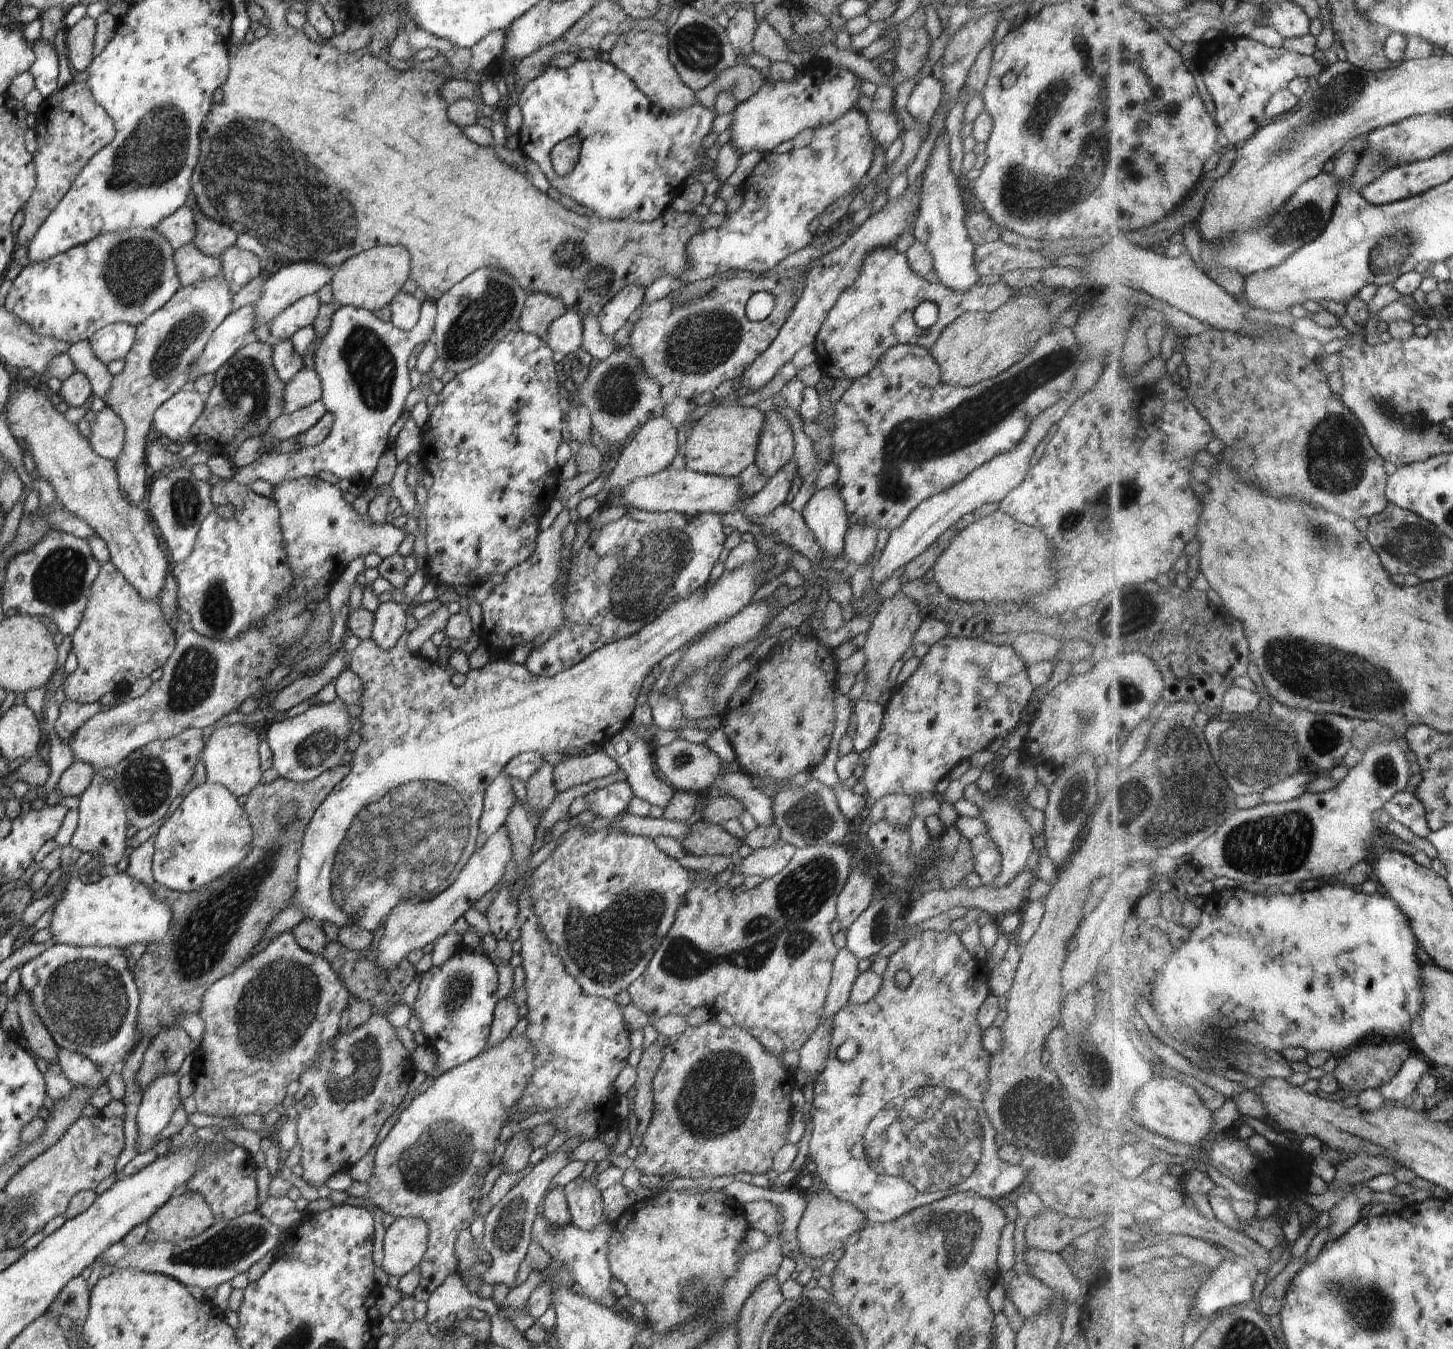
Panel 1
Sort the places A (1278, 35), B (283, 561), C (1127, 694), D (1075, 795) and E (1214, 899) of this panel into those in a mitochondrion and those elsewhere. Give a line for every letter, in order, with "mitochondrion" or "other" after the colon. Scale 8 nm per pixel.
A: other
B: other
C: mitochondrion
D: mitochondrion
E: other

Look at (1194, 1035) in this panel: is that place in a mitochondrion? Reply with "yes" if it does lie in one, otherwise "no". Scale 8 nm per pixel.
yes

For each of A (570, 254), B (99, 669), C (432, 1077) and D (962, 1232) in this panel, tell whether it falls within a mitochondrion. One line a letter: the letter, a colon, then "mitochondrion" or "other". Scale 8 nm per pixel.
A: mitochondrion
B: other
C: other
D: mitochondrion

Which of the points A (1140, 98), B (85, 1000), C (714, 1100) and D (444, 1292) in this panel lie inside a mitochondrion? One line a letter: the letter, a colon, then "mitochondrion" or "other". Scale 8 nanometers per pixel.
A: other
B: mitochondrion
C: mitochondrion
D: other

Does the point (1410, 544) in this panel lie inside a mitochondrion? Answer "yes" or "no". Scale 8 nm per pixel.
yes

